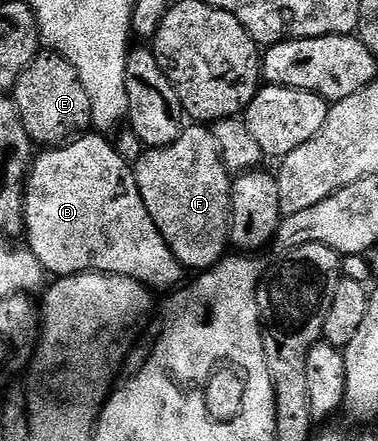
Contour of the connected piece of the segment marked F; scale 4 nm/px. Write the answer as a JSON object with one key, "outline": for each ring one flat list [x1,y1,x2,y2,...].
{"outline":[[183,127,176,142,163,148,146,148,141,158,132,167,136,186,140,190,140,198,144,198,144,206,148,206,148,214,152,214,152,222,156,222,156,230,160,230,164,242,168,242,172,254,182,263,183,269,205,270,213,268,219,260,227,255,230,244,232,176,224,166,218,143,209,127]]}

